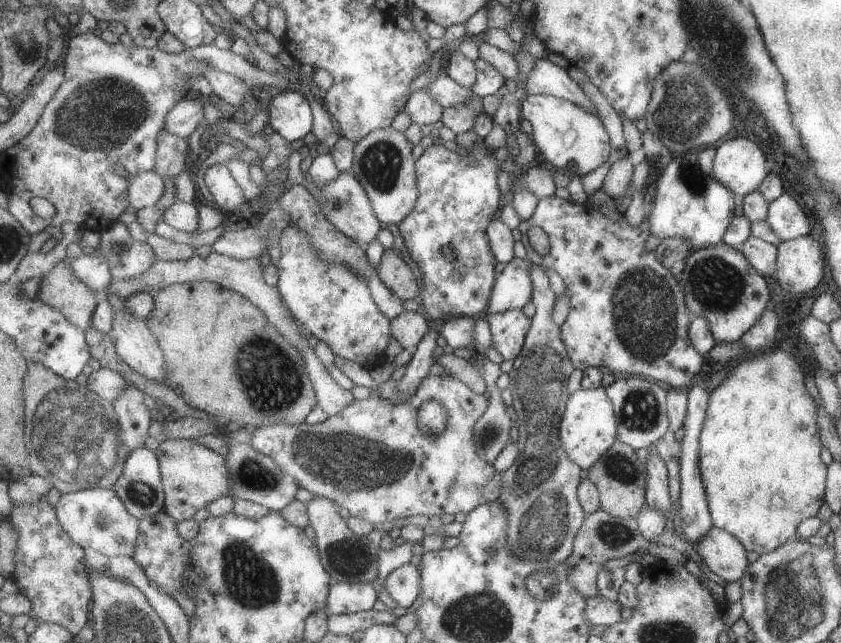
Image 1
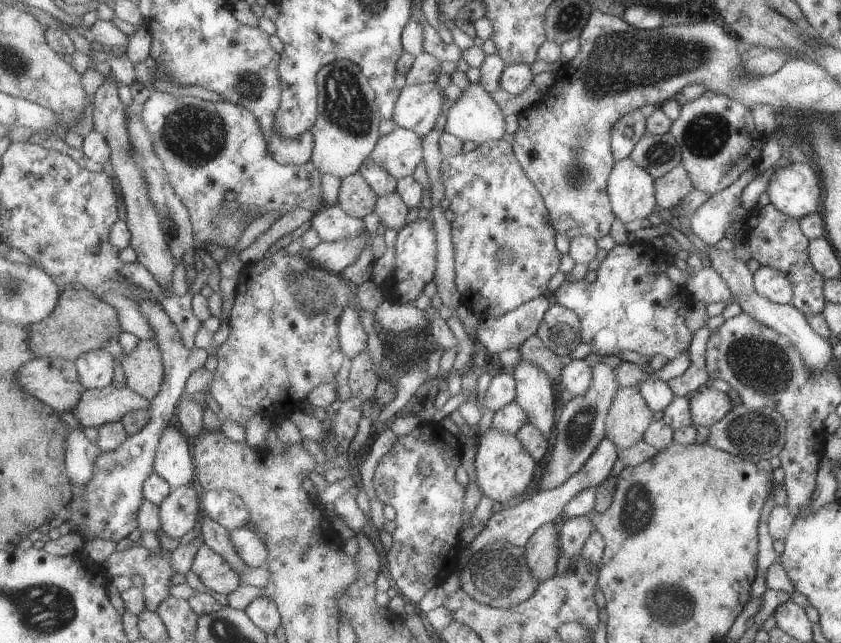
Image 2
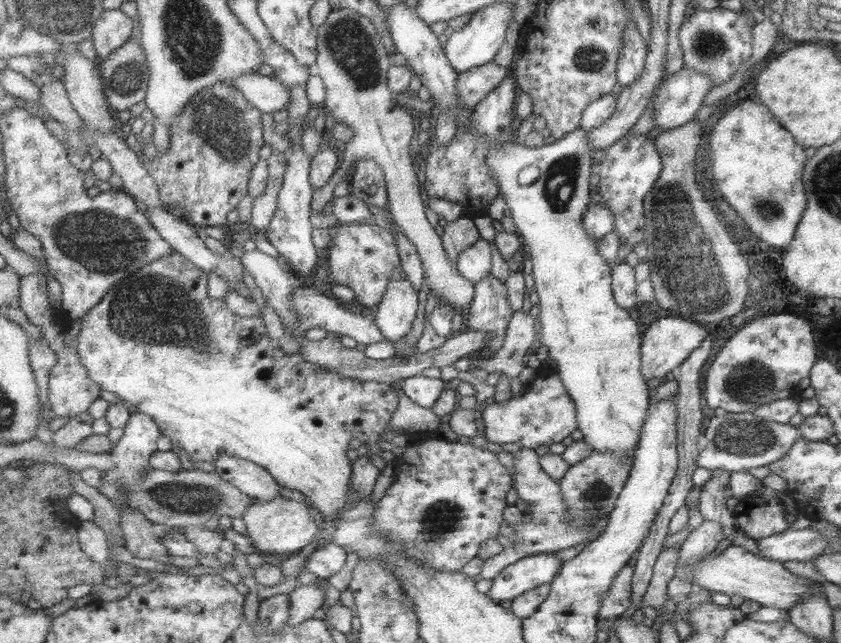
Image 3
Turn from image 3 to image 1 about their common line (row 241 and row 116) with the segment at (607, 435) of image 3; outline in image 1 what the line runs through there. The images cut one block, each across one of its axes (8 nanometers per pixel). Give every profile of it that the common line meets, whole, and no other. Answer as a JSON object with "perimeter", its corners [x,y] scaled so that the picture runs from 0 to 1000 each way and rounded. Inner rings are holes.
{"perimeter":[[[623,148],[621,177],[621,184],[633,194],[634,222],[643,236],[643,244],[654,250],[662,266],[693,274],[722,249],[727,233],[722,205],[717,202],[711,180],[705,180],[687,162],[658,148]]]}

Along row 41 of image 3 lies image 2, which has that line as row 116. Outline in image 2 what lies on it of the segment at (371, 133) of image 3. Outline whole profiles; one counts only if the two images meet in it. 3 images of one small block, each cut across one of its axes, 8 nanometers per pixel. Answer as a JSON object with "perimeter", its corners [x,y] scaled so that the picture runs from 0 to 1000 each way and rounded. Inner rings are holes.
{"perimeter":[[[404,93],[385,103],[377,118],[378,128],[378,185],[371,199],[375,227],[371,252],[382,264],[383,271],[396,271],[404,278],[413,277],[415,272],[427,269],[428,261],[441,243],[446,227],[454,213],[451,208],[451,193],[457,185],[454,174],[448,162],[448,146],[441,134],[440,124],[433,117],[429,104],[417,93]]]}

